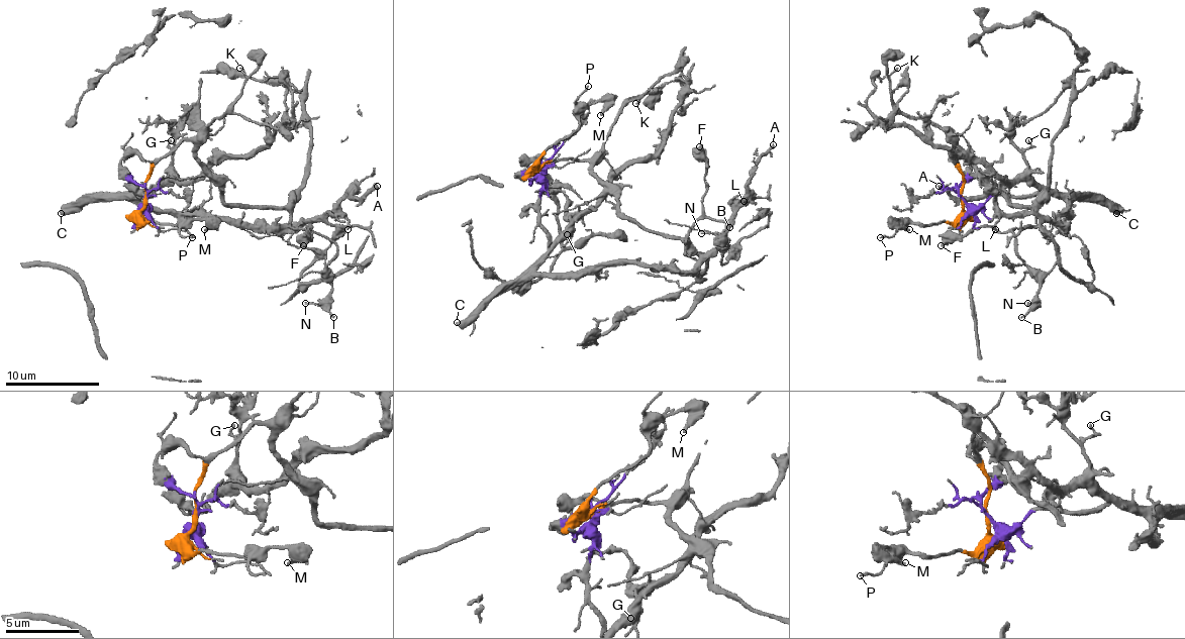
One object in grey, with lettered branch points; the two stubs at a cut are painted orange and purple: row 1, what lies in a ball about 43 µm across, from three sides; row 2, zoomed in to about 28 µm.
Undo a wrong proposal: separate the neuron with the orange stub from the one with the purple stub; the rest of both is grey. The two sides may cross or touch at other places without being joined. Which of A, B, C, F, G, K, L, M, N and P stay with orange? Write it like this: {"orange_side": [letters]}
{"orange_side": ["B", "F", "K", "M", "N", "P"]}

